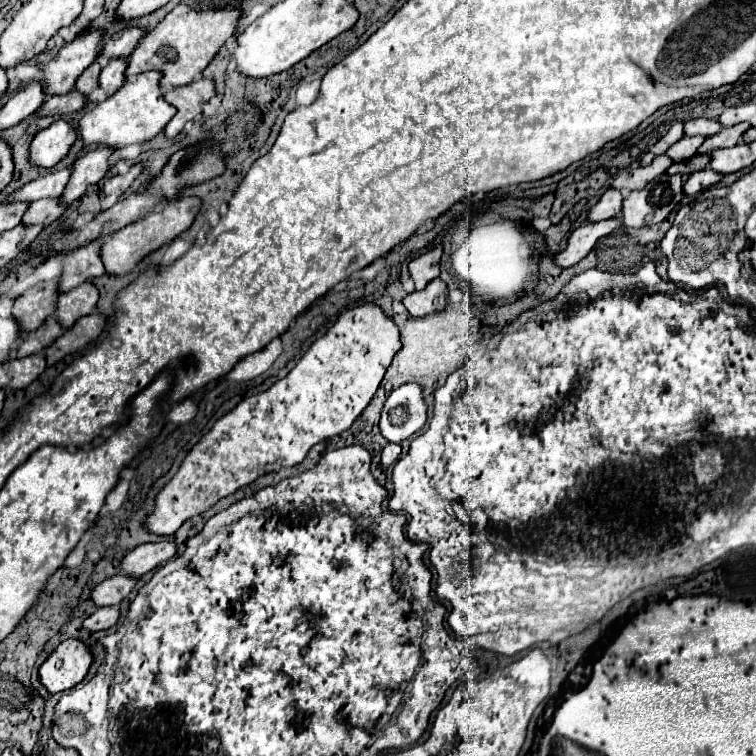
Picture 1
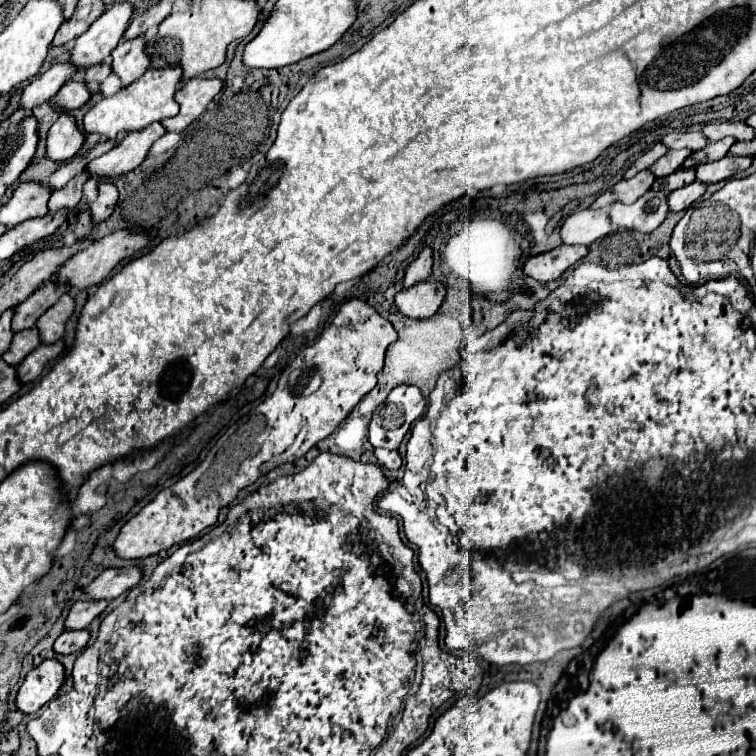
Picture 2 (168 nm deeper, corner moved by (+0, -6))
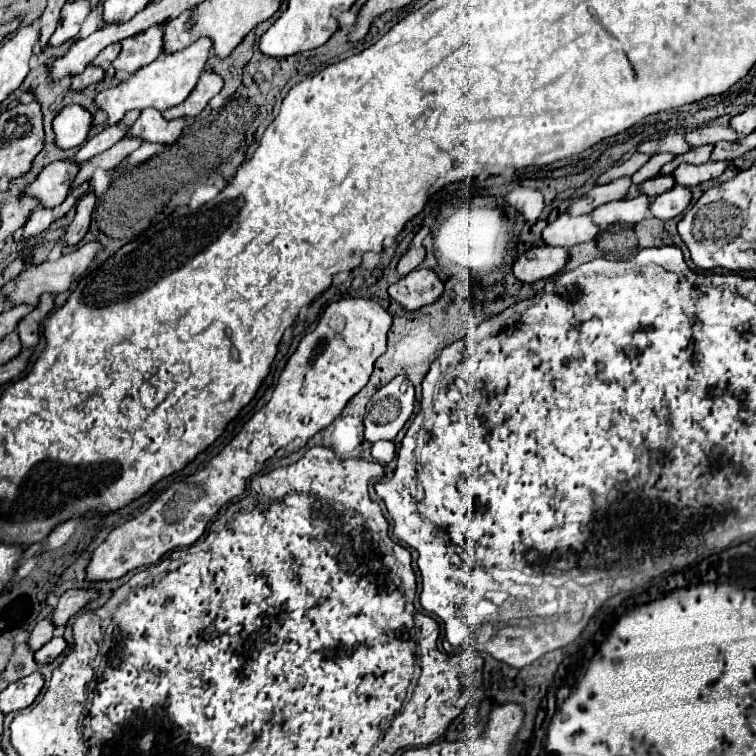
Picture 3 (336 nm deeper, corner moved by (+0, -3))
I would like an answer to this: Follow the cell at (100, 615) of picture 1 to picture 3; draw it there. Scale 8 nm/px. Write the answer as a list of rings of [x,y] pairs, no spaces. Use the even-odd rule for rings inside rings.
[[[52,637],[38,651],[34,651],[34,661],[36,663],[52,663],[62,651],[66,651],[66,647],[68,647],[68,643],[62,637]]]

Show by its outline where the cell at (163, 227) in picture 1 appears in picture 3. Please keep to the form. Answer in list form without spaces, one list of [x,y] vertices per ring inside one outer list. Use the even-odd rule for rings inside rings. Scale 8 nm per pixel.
[[[92,241],[92,243],[86,243],[86,245],[78,247],[78,249],[74,249],[74,251],[66,253],[66,255],[62,255],[60,259],[56,259],[56,261],[52,261],[52,263],[40,263],[40,265],[28,267],[28,269],[22,271],[16,279],[12,279],[12,287],[10,287],[10,291],[6,293],[8,305],[10,305],[10,307],[22,305],[22,303],[24,303],[24,305],[38,305],[38,297],[40,297],[42,293],[52,293],[52,295],[56,295],[56,293],[66,291],[66,289],[86,271],[86,267],[92,263],[92,259],[96,257],[96,253],[98,253],[100,249],[102,249],[102,247],[100,247],[96,241]]]

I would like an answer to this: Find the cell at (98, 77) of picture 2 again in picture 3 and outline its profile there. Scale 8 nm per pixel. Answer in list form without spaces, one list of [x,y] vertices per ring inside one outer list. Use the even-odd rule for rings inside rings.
[[[112,43],[110,47],[106,47],[106,49],[102,49],[98,55],[96,55],[96,59],[92,61],[94,65],[100,65],[100,67],[108,67],[116,57],[118,57],[118,53],[120,53],[120,43]]]

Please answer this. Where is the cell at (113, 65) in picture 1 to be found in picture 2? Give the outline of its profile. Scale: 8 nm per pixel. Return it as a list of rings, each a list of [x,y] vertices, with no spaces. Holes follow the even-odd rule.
[[[144,36],[134,40],[122,40],[112,52],[112,58],[114,58],[112,72],[120,76],[124,88],[134,80],[138,80],[150,64],[148,56],[144,54],[144,44],[146,44]]]

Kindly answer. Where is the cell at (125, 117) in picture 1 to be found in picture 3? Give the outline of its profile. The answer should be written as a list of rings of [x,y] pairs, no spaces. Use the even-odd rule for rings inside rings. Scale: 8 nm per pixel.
[[[206,37],[198,39],[194,45],[182,49],[178,53],[168,53],[168,55],[162,53],[156,61],[152,61],[146,67],[142,67],[138,73],[134,73],[124,83],[120,83],[120,85],[116,85],[112,89],[100,91],[96,95],[96,107],[104,109],[108,113],[108,123],[114,125],[132,109],[154,107],[158,111],[164,111],[168,107],[180,105],[190,95],[194,85],[198,83],[198,77],[200,77],[200,73],[202,73],[202,69],[206,65],[206,61],[210,59],[210,53],[212,53],[212,43]]]

